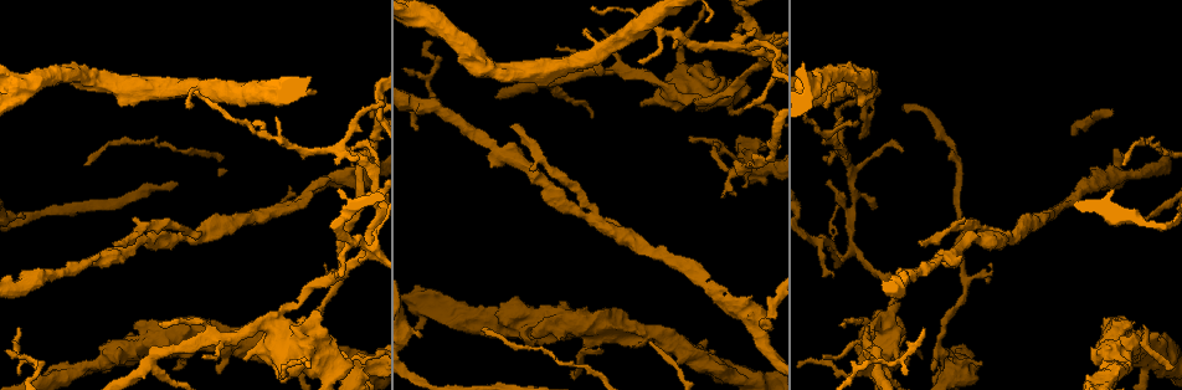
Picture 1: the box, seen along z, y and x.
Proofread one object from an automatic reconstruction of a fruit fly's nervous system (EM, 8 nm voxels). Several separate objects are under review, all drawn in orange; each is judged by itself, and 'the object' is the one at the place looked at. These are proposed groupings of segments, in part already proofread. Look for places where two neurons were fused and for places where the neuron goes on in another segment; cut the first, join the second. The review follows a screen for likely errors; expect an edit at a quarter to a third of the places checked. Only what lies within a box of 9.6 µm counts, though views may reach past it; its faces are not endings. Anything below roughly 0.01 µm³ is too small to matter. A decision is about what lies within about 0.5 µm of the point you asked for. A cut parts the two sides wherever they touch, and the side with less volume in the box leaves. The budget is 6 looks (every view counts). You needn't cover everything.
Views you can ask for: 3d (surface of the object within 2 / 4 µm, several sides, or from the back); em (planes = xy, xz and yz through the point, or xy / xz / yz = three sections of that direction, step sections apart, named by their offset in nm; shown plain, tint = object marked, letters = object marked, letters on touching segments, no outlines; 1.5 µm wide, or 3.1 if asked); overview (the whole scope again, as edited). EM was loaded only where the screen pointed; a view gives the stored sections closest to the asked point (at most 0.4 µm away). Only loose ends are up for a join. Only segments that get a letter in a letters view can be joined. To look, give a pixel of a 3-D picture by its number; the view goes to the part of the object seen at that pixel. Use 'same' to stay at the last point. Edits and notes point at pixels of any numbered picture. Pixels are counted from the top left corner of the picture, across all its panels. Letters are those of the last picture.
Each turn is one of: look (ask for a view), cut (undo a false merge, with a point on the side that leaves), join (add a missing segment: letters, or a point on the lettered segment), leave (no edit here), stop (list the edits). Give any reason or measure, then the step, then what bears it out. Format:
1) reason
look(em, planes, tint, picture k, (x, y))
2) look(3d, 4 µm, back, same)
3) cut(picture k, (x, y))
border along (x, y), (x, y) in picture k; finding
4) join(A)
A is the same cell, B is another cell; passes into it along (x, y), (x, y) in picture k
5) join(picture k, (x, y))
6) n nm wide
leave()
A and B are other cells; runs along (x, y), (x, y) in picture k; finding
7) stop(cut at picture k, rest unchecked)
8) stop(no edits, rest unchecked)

stops while still wide
look(3d, 4 µm, picture 1, (24, 217))

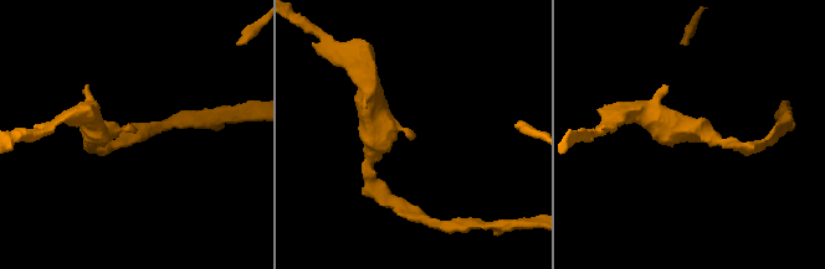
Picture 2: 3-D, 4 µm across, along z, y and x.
need the tissue
look(em, planes, letters, picture 2, (414, 135))

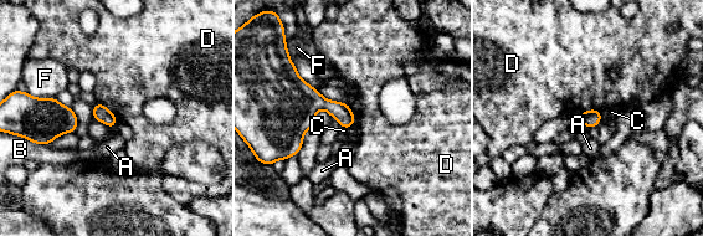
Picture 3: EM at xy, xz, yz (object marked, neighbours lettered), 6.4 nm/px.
D touches over 160 nm
leave()
A, B, C, D and F are other cells; border along (600, 111), (586, 109), (576, 116) in picture 3; no lettered segment goes on from it

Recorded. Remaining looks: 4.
three-way junction
look(em, yz, step 4, letters, picture 1, (590, 214))

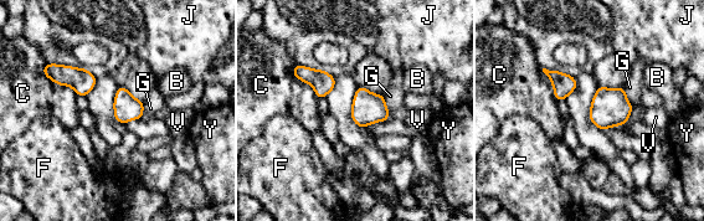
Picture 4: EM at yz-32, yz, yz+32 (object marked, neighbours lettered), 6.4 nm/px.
look(em, planes, letters, same)

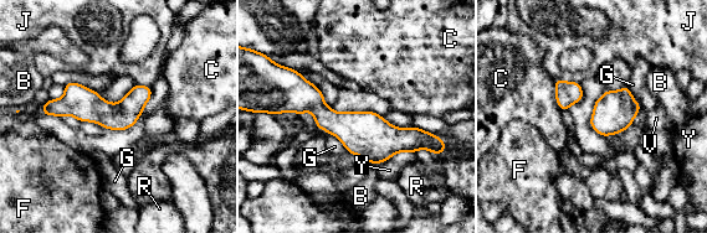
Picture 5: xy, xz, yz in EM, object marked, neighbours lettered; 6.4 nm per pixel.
Y touches over 260 nm
leave()
B, C, F, G, J, R, V and Y are other cells; runs along (282, 109), (428, 138) in picture 5; one neuron here

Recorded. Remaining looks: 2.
tapers out
look(em, yz, step 4, letters, picture 1, (641, 63))

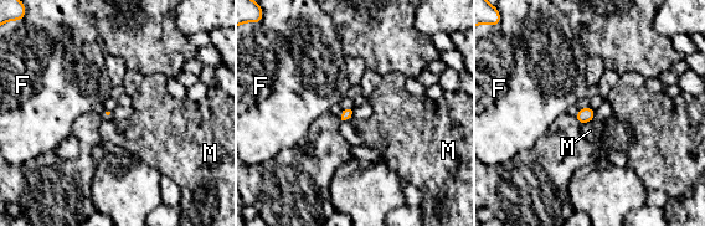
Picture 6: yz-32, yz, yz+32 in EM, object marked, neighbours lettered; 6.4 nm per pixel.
cut it another way
look(em, planes, letters, same)

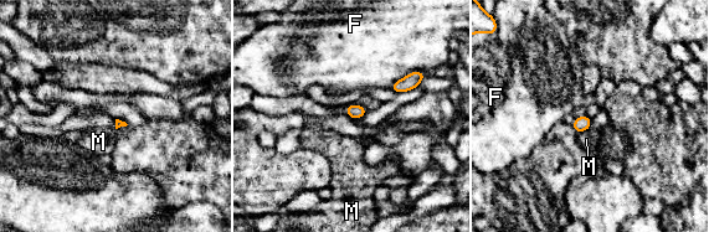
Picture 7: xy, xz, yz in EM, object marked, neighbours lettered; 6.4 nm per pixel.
leave()
F and M are other cells; border along (590, 127), (578, 133) in picture 7; none of them fits

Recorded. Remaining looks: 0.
stop(no edits, rest unchecked)

